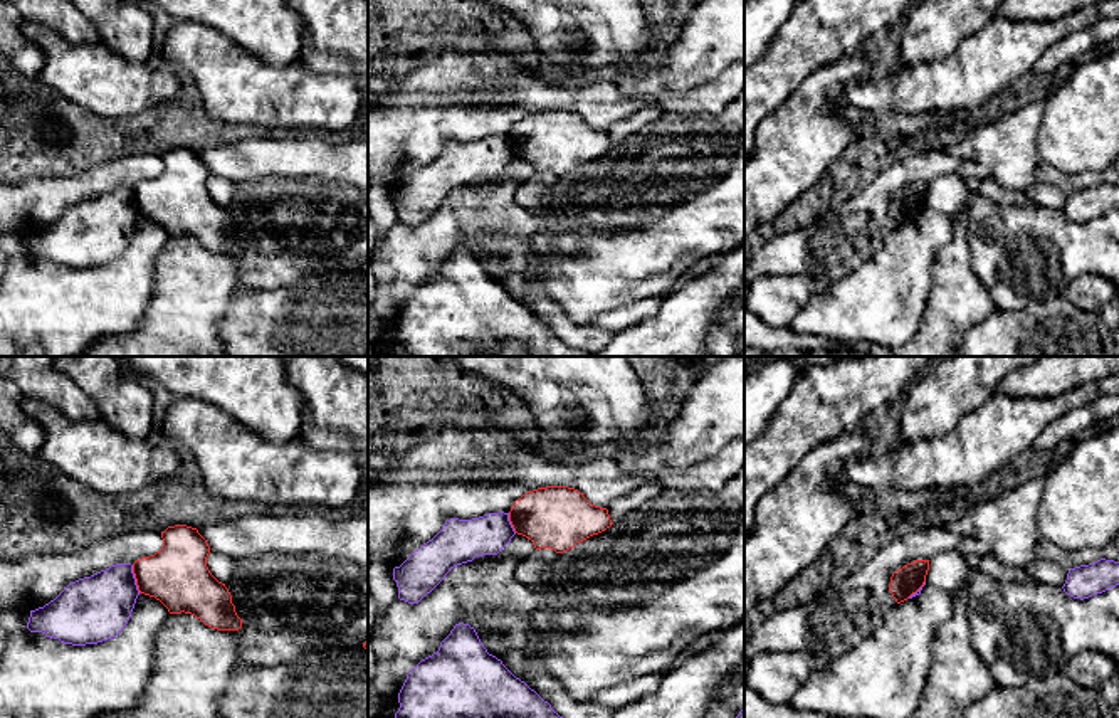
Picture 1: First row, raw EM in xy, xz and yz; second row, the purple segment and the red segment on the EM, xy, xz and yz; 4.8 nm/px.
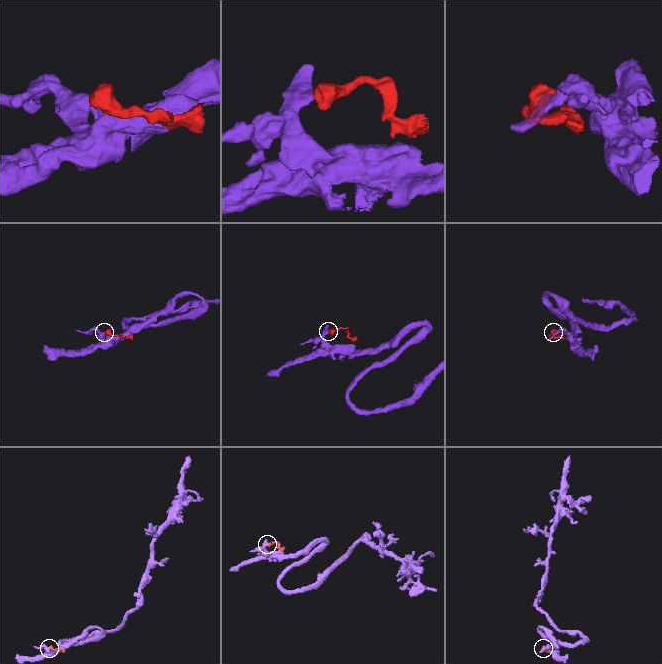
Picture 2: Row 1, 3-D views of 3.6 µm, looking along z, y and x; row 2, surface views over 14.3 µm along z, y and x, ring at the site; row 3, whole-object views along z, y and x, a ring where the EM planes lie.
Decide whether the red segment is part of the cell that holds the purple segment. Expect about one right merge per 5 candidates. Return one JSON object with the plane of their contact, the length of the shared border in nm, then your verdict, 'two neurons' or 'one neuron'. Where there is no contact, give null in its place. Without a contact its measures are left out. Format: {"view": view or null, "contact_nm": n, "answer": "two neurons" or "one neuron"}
{"view": "xy", "contact_nm": 140, "answer": "two neurons"}

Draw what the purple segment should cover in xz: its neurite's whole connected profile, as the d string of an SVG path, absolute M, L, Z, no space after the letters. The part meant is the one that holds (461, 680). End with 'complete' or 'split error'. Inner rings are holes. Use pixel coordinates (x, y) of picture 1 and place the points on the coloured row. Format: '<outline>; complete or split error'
M459 622L432 656L410 669L386 718L563 718L524 681L516 678L501 659L489 654L477 632Z; split error

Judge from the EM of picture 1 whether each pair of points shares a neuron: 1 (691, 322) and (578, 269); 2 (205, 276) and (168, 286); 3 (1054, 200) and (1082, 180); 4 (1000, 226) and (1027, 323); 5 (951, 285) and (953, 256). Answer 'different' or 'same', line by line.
1: different
2: same
3: different
4: different
5: same

